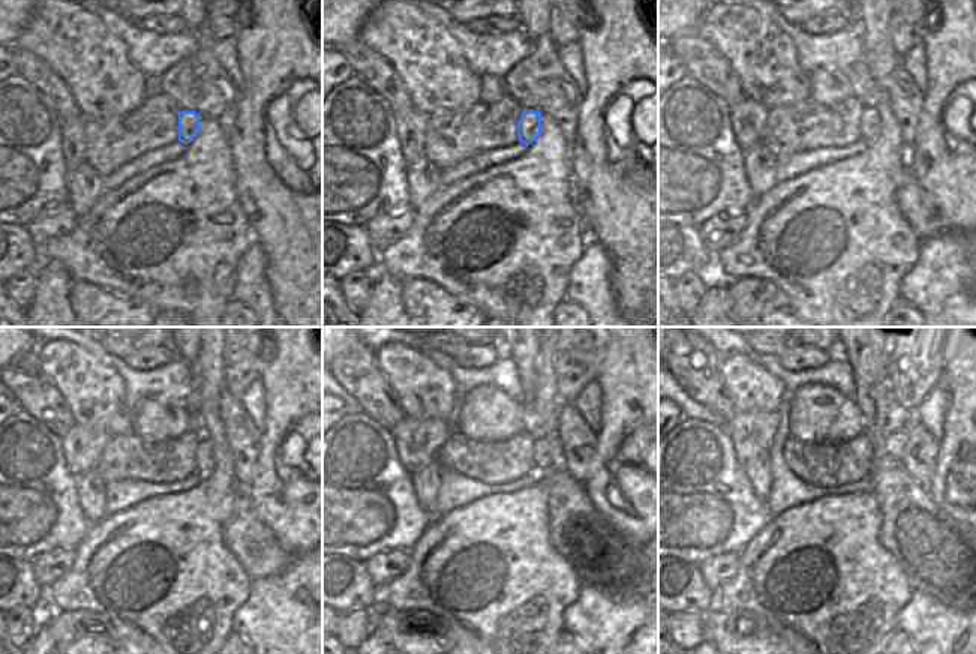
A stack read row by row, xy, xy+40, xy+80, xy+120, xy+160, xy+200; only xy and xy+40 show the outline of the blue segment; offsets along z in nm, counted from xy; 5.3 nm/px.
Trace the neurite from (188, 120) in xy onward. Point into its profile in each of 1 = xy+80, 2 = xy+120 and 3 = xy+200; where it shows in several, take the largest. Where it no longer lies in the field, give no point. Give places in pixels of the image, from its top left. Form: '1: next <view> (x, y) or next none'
1: next xy+80 (870, 123)
2: next xy+120 (204, 459)
3: next xy+200 (891, 420)

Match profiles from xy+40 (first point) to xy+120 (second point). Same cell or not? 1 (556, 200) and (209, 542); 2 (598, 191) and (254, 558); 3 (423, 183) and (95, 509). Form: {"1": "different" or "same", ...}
{"1": "same", "2": "different", "3": "same"}

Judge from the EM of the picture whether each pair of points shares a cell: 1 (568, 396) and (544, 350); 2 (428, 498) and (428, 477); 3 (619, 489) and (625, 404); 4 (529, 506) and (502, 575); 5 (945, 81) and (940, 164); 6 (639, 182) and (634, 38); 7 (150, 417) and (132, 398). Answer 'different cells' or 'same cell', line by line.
1: different cells
2: same cell
3: same cell
4: same cell
5: same cell
6: same cell
7: different cells

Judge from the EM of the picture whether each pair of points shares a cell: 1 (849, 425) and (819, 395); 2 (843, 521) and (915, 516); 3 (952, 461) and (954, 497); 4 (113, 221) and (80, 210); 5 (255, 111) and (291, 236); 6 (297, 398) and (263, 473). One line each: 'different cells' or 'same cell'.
1: same cell
2: different cells
3: same cell
4: different cells
5: same cell
6: same cell

